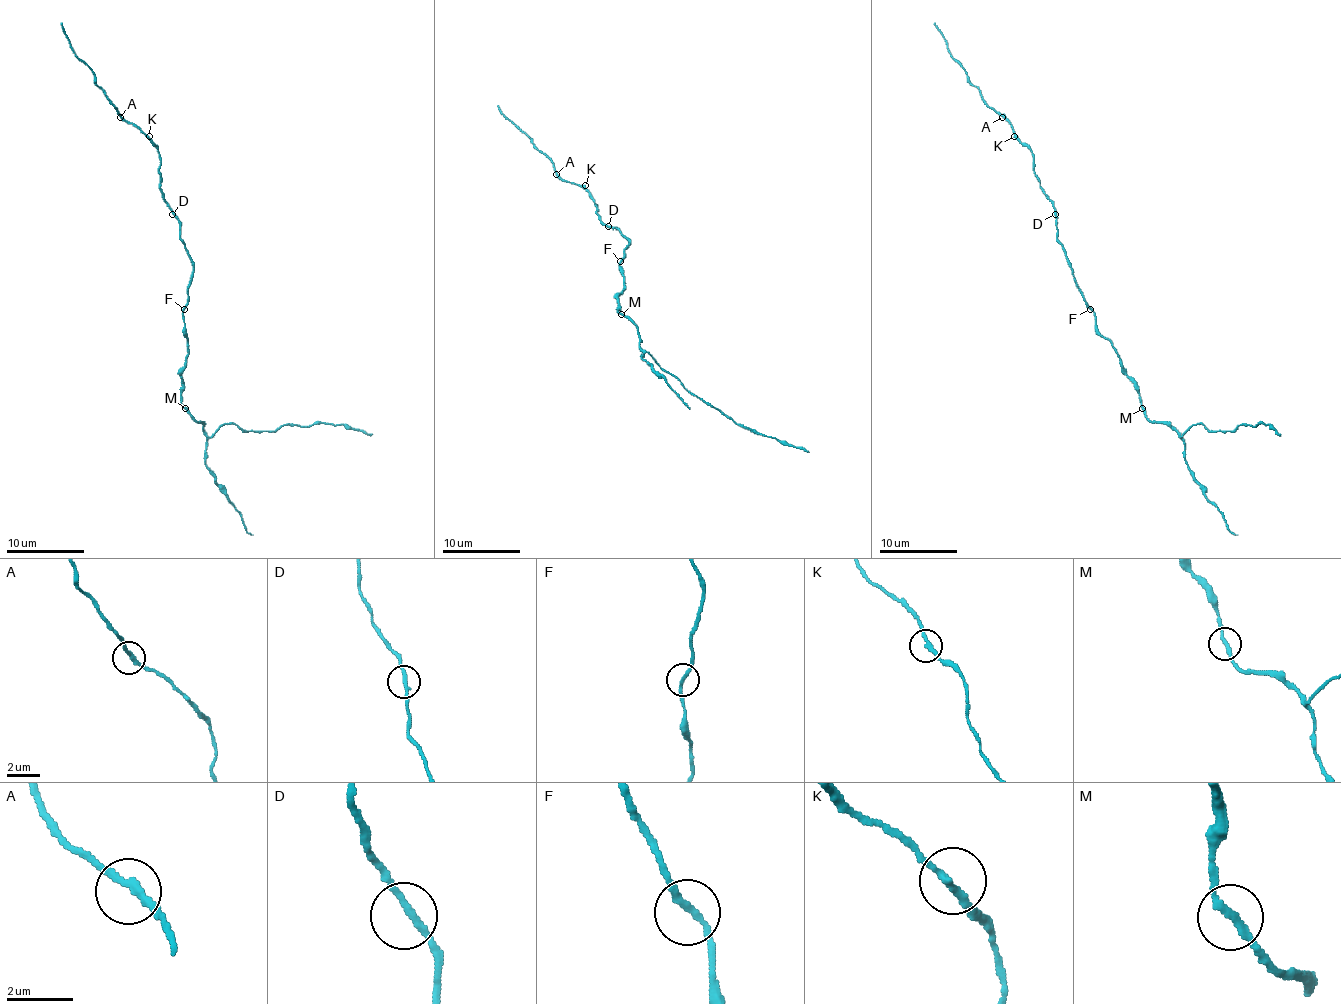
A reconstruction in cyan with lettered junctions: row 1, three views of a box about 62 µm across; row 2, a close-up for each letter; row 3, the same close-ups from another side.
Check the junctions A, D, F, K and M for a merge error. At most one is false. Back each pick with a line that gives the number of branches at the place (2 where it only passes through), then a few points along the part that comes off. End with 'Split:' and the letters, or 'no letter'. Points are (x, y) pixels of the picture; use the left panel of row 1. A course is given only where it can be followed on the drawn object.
Split: no letter

